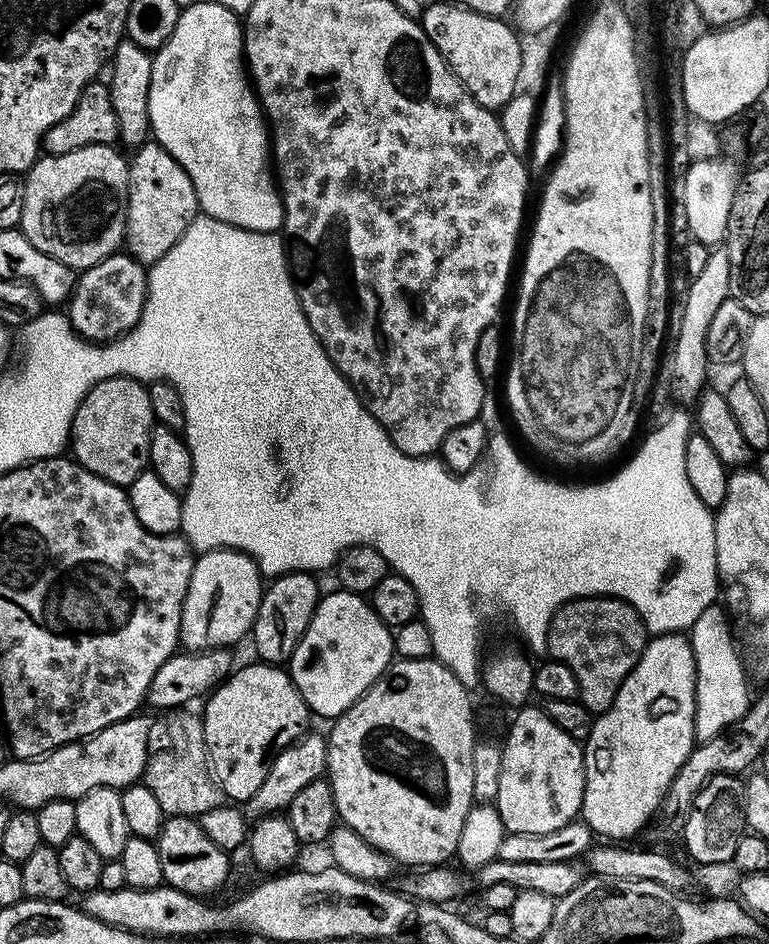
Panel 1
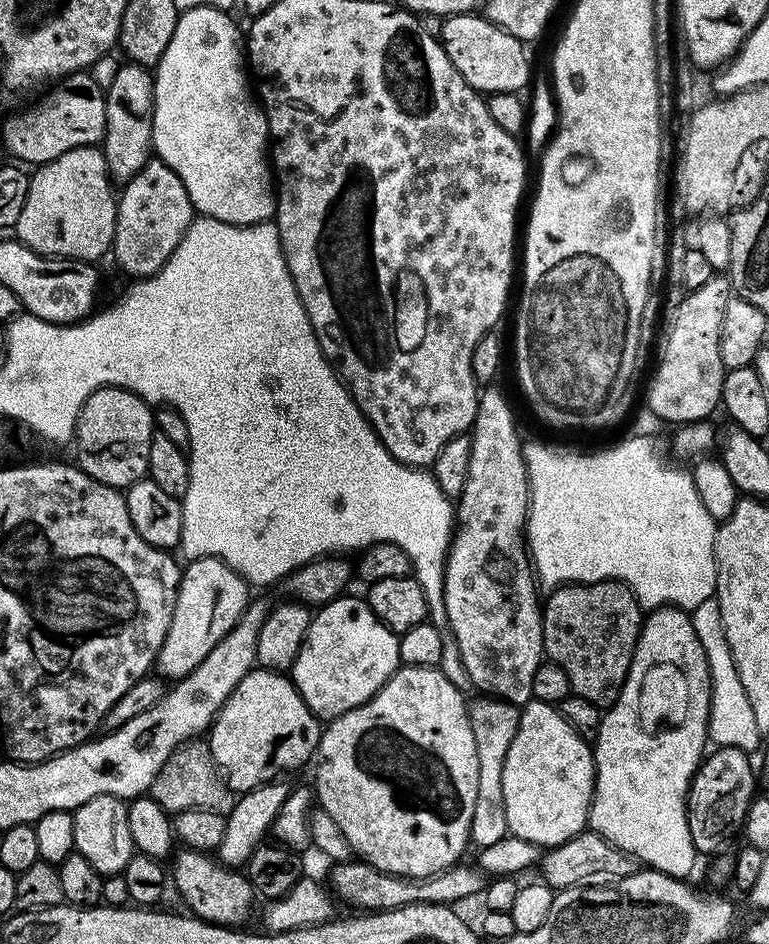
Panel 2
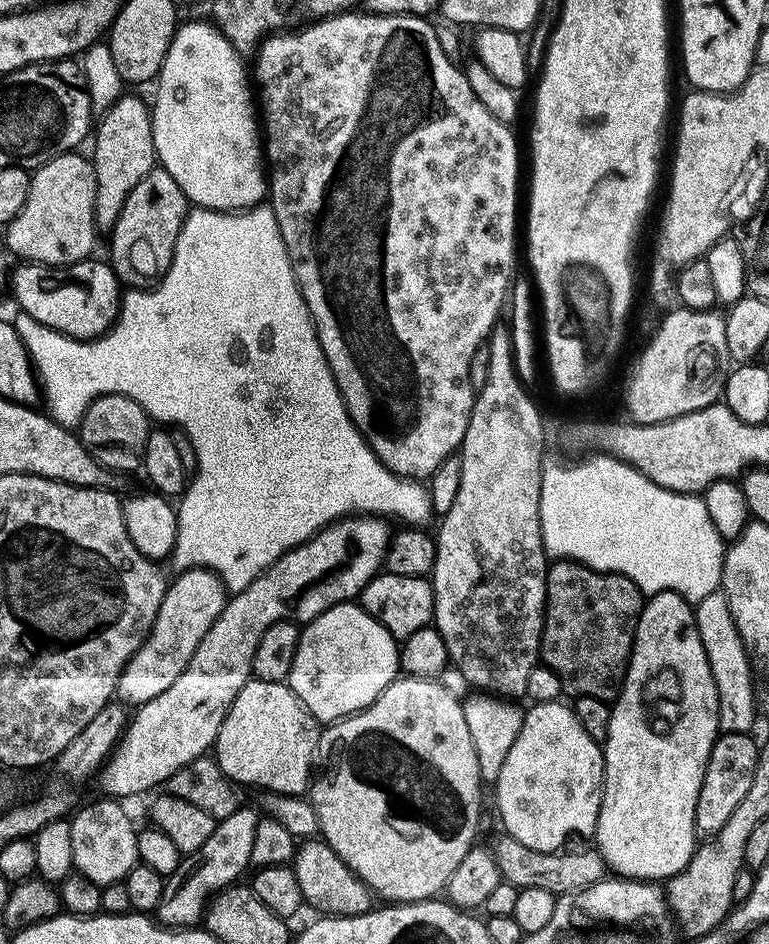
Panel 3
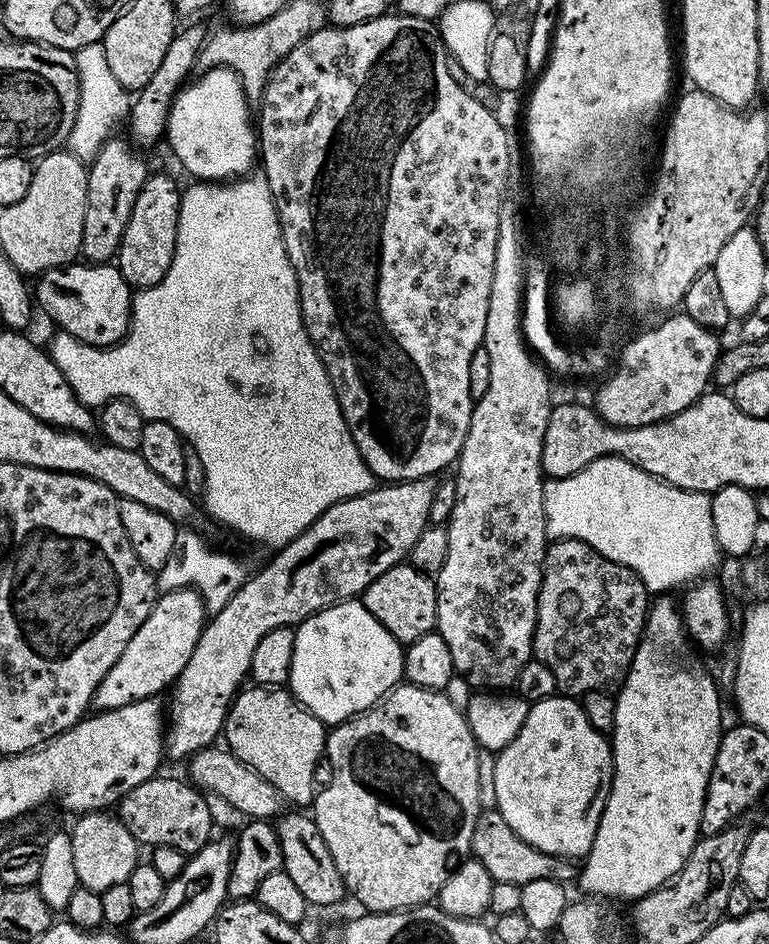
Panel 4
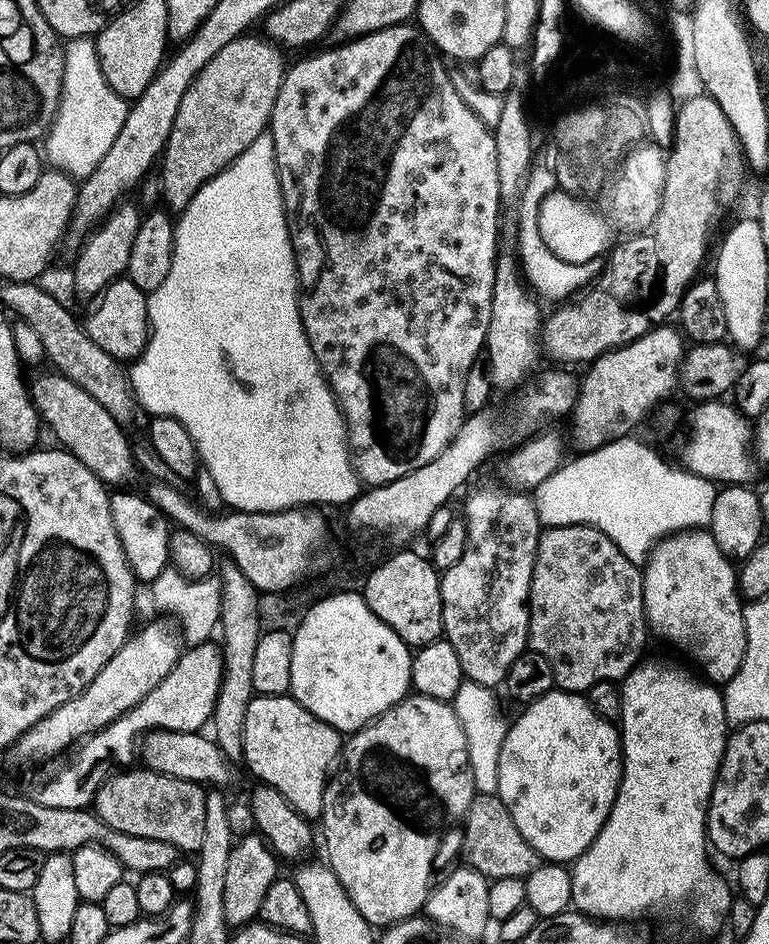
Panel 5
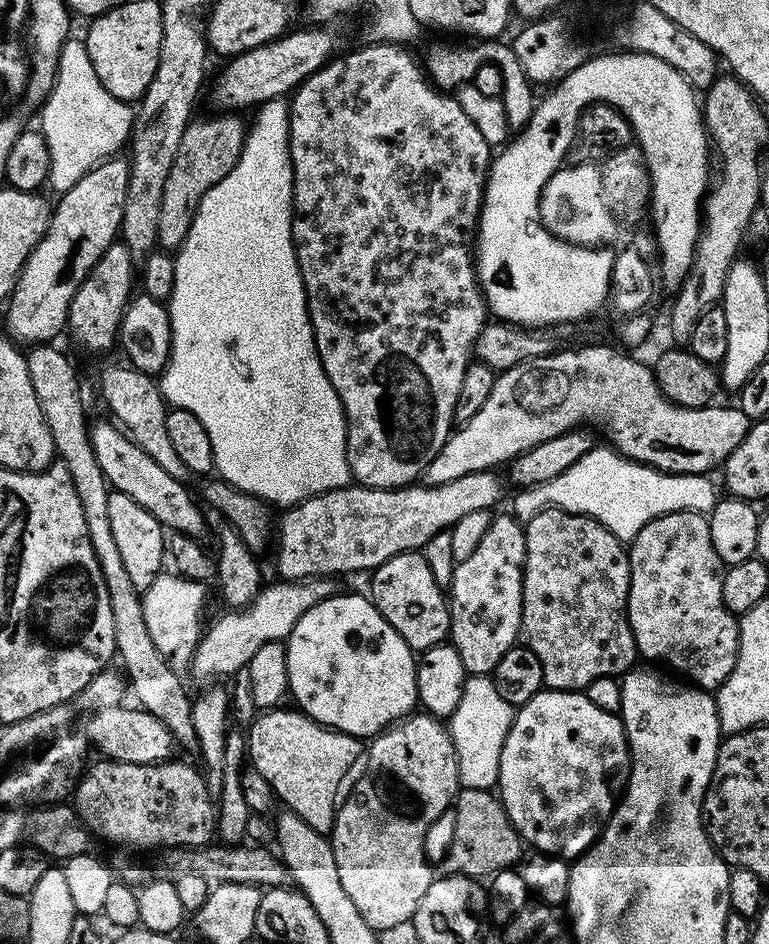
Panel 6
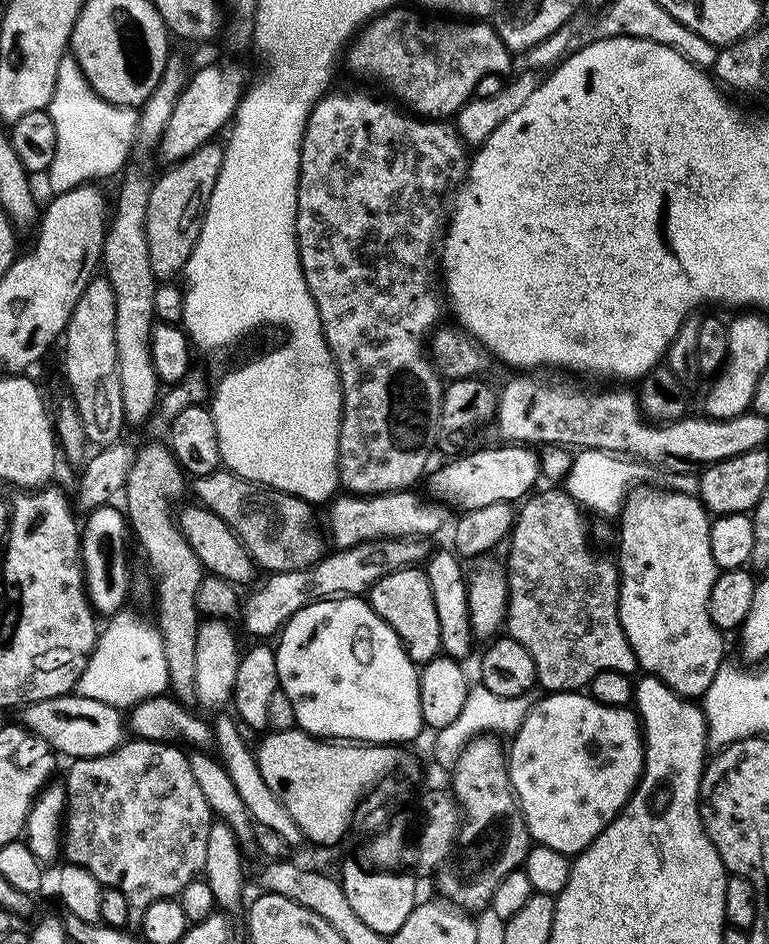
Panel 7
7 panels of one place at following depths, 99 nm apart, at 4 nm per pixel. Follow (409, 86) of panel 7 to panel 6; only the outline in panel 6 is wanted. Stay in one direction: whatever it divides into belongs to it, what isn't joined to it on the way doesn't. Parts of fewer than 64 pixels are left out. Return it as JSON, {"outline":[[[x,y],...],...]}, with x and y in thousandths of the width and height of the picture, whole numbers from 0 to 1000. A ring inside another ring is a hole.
{"outline":[[[629,40],[612,51],[609,47],[562,47],[557,51],[557,56],[549,59],[549,71],[557,77],[557,84],[573,95],[593,95],[599,90],[607,90],[622,70],[645,68],[648,74],[653,74],[655,84],[655,100],[653,103],[657,112],[657,121],[661,123],[662,132],[667,137],[675,138],[681,135],[681,130],[692,124],[694,105],[692,106],[693,90],[680,77],[679,70],[670,61],[670,55],[664,46],[650,40]]]}

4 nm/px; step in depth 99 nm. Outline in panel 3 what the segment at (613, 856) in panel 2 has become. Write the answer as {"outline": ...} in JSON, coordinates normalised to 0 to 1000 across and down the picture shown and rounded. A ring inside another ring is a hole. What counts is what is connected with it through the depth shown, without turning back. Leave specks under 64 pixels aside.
{"outline":[[[650,883],[645,895],[638,895],[637,901],[645,908],[645,916],[651,929],[670,941],[698,941],[700,943],[715,943],[724,947],[736,945],[754,945],[769,936],[787,931],[792,927],[791,914],[783,909],[779,898],[766,896],[754,898],[750,903],[740,900],[724,900],[706,903],[705,900],[689,900],[689,896],[679,896],[674,888],[659,883]]]}

